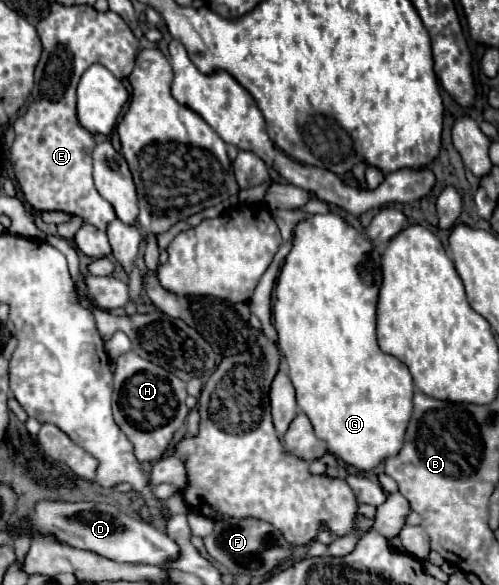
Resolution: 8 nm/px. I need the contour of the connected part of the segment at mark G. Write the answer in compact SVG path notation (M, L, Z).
M326 212L326 214L316 214L308 220L300 220L294 230L292 230L292 248L284 260L284 266L280 268L280 274L278 274L278 280L276 280L276 302L272 306L272 318L274 318L274 328L278 332L278 346L280 346L280 352L284 354L286 362L288 362L288 376L294 384L294 390L296 390L296 402L298 402L298 408L310 418L312 426L314 426L314 432L318 438L322 438L328 446L328 452L332 452L336 458L344 460L346 464L358 468L358 470L372 470L376 468L384 458L388 456L394 456L398 454L398 450L402 448L402 438L404 438L404 432L406 432L406 426L408 426L408 420L410 420L410 414L412 414L412 376L408 372L408 368L394 356L390 354L384 354L380 348L378 348L378 342L376 342L376 304L378 304L378 292L380 292L380 268L376 268L376 280L370 276L368 268L364 266L366 262L374 262L374 266L380 266L380 258L372 258L370 254L374 252L374 244L362 236L352 224L348 224L340 214L336 212Z

